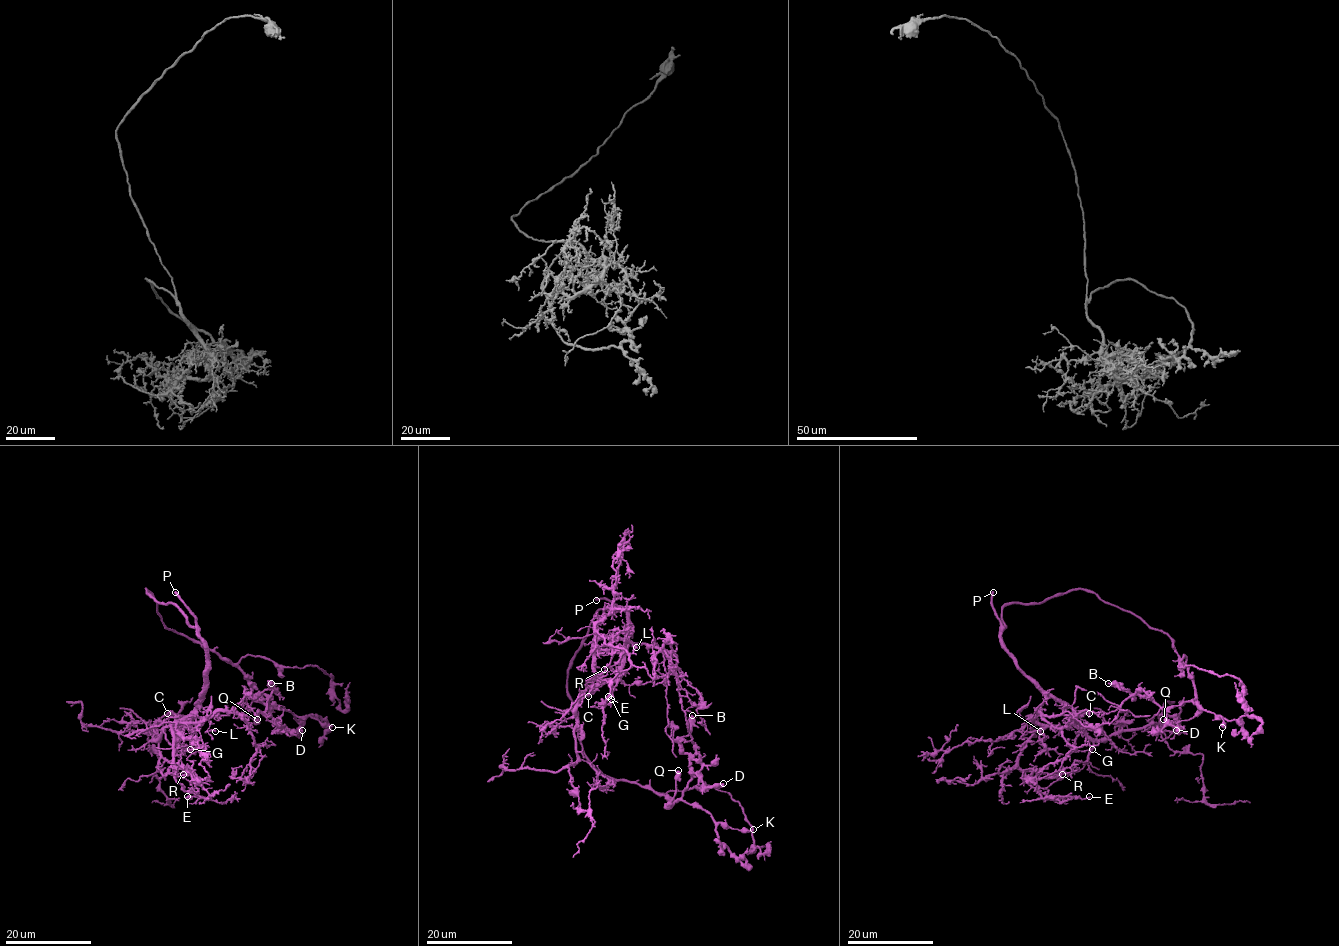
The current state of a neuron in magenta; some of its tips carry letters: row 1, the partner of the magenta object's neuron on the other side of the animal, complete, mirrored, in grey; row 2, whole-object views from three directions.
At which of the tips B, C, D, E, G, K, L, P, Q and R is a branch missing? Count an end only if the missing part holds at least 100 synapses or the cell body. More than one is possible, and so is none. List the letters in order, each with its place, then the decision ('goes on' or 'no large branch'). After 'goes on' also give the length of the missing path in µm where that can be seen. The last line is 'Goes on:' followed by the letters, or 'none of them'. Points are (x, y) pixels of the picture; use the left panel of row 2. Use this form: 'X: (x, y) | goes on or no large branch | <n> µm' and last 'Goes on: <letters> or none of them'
B: (271, 683) | no large branch
C: (167, 713) | no large branch
D: (302, 730) | no large branch
E: (187, 796) | no large branch
G: (190, 749) | no large branch
K: (332, 727) | no large branch
L: (215, 731) | no large branch
P: (175, 592) | goes on | 200 µm
Q: (257, 719) | no large branch
R: (183, 774) | no large branch
Goes on: P

